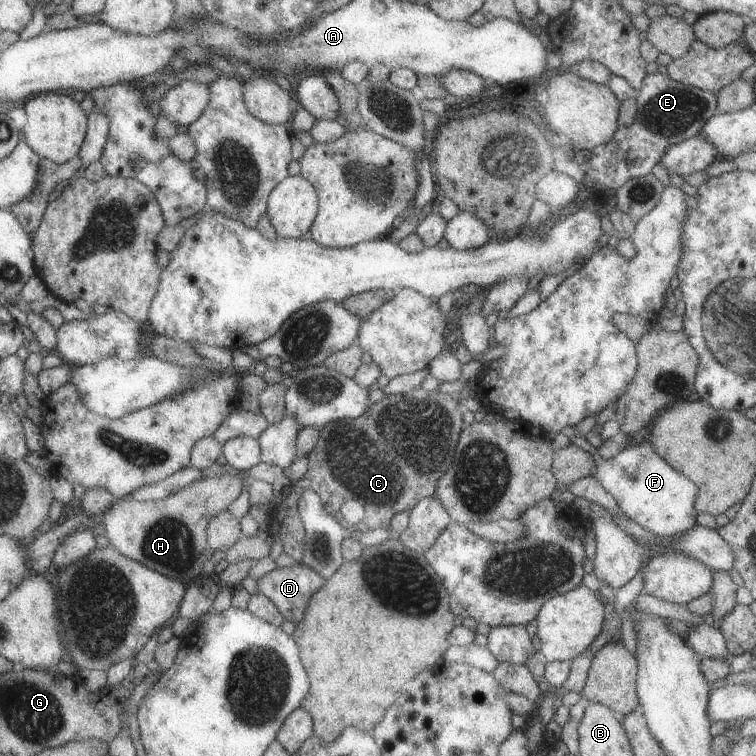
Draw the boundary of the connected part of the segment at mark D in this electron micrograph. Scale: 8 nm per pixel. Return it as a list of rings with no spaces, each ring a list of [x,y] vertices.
[[[305,565],[278,567],[256,581],[257,590],[277,607],[284,620],[296,625],[305,616],[305,609],[313,593],[324,580]]]

